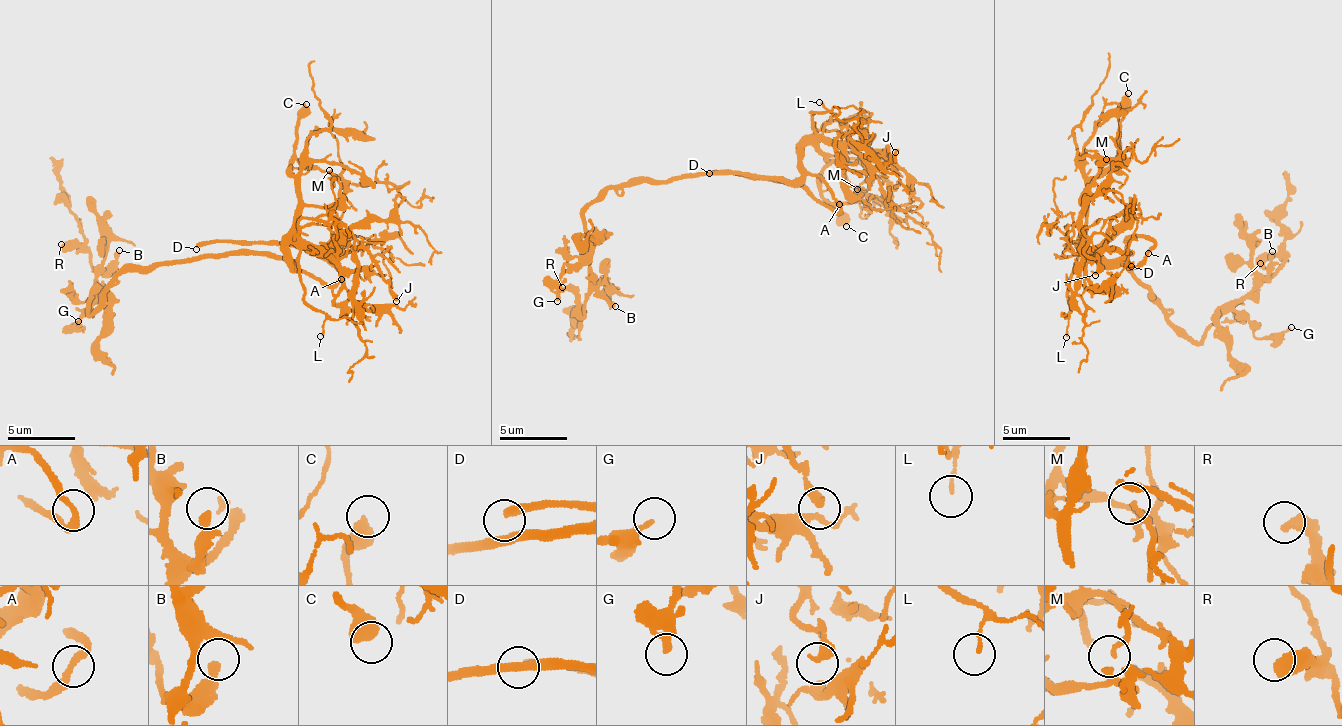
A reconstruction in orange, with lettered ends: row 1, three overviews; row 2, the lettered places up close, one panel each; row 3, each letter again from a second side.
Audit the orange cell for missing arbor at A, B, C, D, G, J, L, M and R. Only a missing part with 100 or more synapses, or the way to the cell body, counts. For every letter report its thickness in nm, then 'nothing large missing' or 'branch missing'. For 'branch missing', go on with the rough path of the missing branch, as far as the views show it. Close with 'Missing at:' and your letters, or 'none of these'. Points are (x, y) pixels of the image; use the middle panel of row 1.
A: calibre 240 nm; nothing large missing
B: calibre 300 nm; nothing large missing
C: calibre 550 nm; nothing large missing
D: calibre 220 nm; branch missing
G: calibre 240 nm; nothing large missing
J: calibre 240 nm; nothing large missing
L: calibre 110 nm; nothing large missing
M: calibre 100 nm; nothing large missing
R: calibre 460 nm; nothing large missing
Missing at: D

